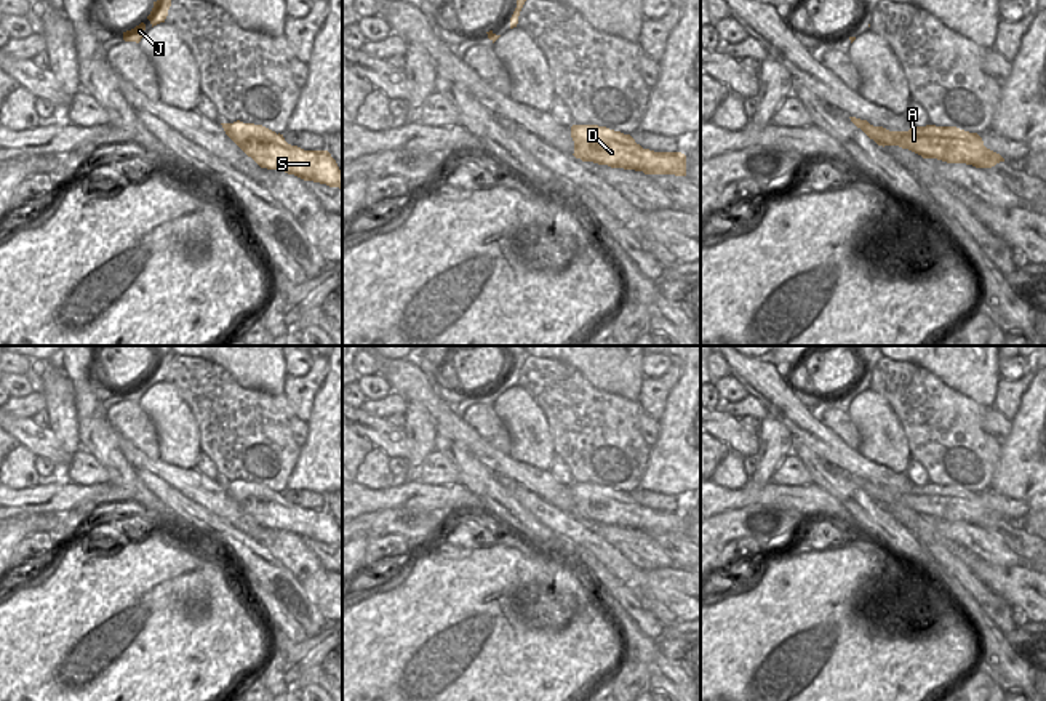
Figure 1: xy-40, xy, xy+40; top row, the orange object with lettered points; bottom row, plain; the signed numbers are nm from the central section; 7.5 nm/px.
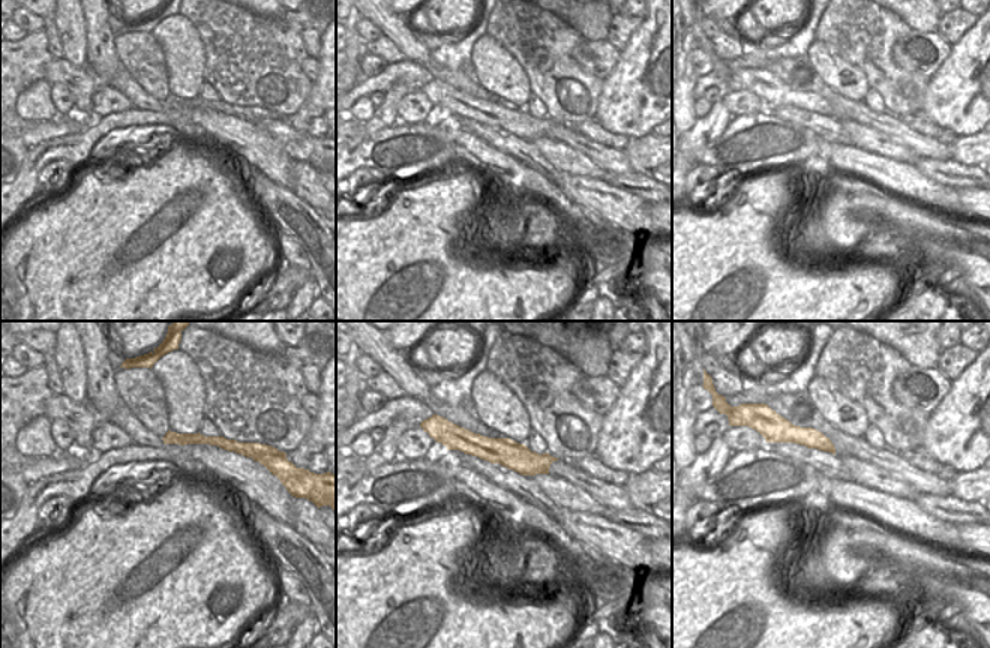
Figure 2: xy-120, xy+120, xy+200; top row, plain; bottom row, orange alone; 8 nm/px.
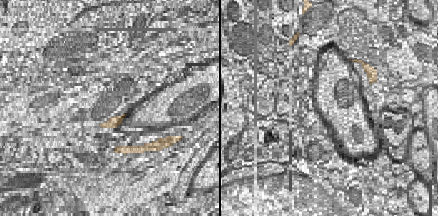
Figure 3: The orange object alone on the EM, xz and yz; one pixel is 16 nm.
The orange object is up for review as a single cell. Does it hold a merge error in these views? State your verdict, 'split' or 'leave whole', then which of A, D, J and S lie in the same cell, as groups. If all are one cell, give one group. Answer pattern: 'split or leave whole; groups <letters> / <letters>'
split; groups A D S / J

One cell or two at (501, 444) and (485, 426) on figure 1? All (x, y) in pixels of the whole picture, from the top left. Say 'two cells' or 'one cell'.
one cell

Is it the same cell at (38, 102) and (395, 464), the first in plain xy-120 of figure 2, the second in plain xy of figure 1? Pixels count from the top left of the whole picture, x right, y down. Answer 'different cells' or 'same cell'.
different cells

